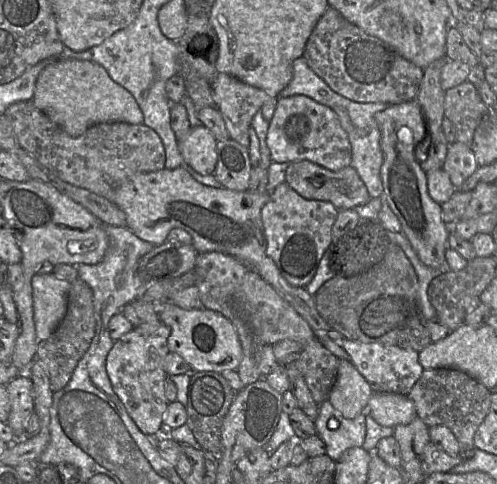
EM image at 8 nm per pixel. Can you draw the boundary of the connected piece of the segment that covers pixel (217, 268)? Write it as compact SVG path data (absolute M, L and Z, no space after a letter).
M206 252L198 255L194 272L195 285L199 288L202 306L222 314L233 324L237 332L242 347L242 360L236 371L243 385L248 386L256 382L261 377L259 363L265 345L261 340L259 318L242 290L242 281L246 275L247 266L231 255Z

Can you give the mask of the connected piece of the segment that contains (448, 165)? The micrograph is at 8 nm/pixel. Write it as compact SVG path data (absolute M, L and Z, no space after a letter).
M459 141L449 144L443 168L449 174L456 190L460 189L465 180L478 167L479 165L470 146Z

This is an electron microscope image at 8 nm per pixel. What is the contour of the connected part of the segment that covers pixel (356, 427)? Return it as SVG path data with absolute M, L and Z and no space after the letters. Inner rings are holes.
M326 400L319 405L319 413L314 422L317 435L326 444L326 454L335 462L349 448L363 447L366 436L364 414L346 419Z

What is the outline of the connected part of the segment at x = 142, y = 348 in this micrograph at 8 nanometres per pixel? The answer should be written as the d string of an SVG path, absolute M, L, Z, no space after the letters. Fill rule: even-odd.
M158 323L143 324L118 339L106 359L106 371L112 388L128 415L145 435L153 435L163 427L163 416L169 402L165 395L164 361L170 353L170 328Z

